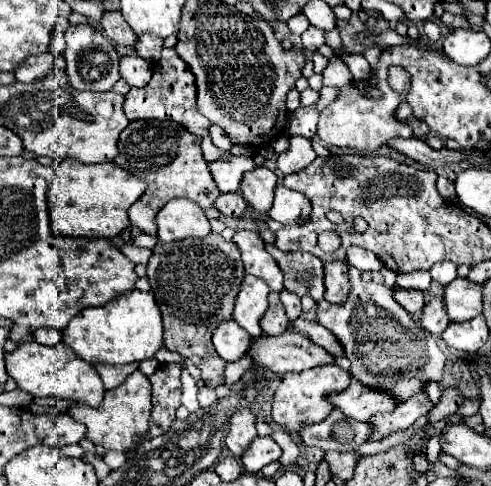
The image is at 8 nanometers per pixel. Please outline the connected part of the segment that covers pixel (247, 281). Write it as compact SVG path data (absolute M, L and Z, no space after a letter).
M246 275L242 281L242 289L236 297L236 305L234 305L234 321L244 327L252 337L260 337L262 335L262 327L260 327L260 319L268 309L268 297L270 289L268 285L264 285L264 281Z

